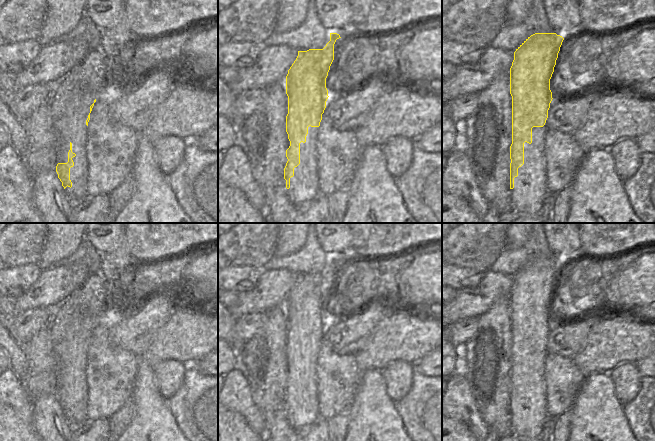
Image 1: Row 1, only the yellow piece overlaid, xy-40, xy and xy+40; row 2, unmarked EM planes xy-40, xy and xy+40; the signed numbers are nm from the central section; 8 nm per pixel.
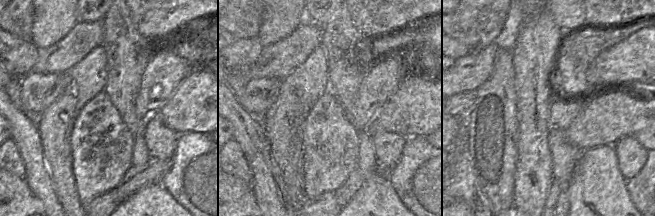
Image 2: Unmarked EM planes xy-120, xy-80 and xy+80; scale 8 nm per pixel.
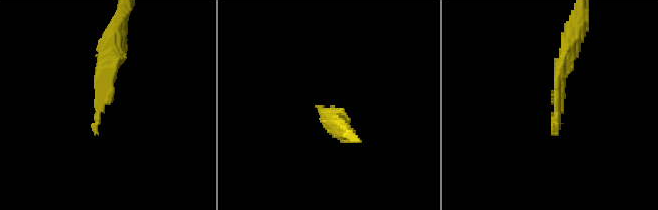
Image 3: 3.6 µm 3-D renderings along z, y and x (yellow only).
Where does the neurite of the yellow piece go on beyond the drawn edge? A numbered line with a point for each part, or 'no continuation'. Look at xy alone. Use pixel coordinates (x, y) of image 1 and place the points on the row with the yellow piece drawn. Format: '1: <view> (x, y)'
1: xy (304, 184).

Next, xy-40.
1: xy-40 (79, 109).

